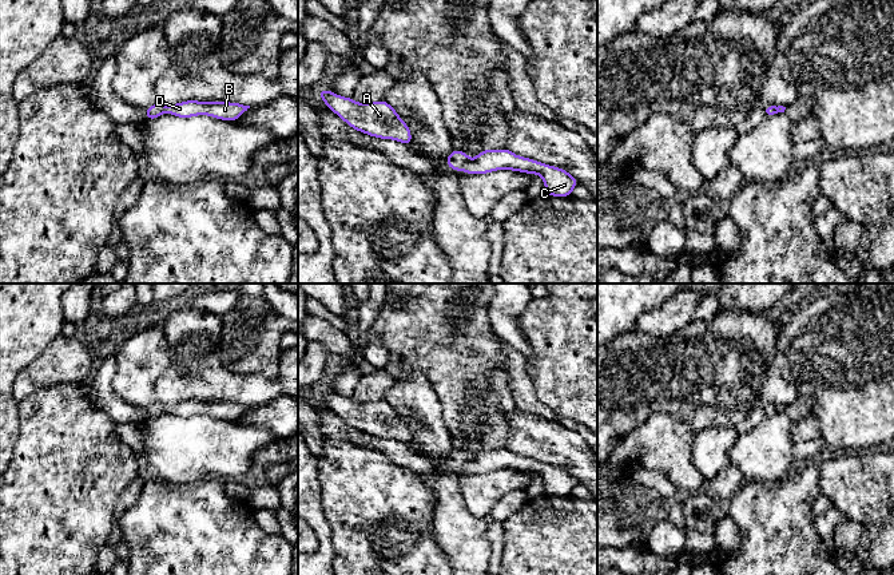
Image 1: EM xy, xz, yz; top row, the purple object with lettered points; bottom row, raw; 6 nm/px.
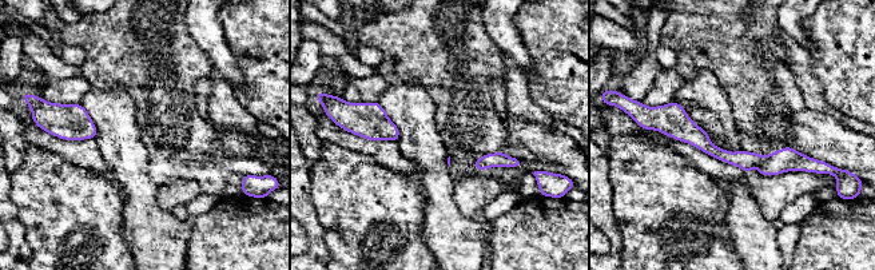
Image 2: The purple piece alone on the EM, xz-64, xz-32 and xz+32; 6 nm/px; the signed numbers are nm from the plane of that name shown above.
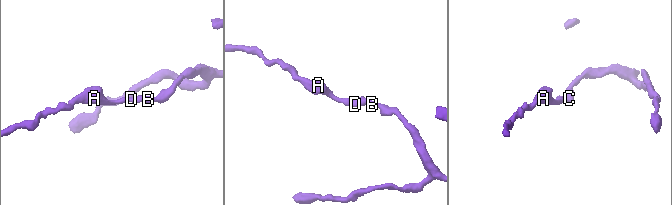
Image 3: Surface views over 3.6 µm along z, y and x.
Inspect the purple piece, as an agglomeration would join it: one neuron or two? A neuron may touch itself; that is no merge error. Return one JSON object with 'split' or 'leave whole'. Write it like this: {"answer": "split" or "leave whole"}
{"answer": "leave whole"}

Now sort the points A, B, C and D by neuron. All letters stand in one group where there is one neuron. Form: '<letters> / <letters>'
A B C D

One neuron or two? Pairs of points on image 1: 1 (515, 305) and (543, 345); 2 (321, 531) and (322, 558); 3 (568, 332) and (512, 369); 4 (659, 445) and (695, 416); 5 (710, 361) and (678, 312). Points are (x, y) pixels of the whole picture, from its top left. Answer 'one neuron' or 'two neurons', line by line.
1: two neurons
2: one neuron
3: two neurons
4: two neurons
5: two neurons

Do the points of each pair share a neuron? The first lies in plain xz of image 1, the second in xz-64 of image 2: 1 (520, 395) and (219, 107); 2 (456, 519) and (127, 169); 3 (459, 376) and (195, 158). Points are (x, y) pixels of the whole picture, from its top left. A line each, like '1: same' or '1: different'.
1: same
2: same
3: same

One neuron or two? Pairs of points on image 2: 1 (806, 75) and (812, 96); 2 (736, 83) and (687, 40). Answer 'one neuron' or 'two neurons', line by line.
1: one neuron
2: one neuron

